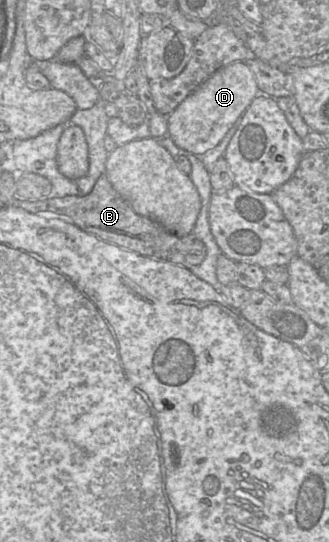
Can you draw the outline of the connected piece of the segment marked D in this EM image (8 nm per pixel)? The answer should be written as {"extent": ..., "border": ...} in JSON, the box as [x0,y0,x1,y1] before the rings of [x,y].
{"extent":[167,61,258,155],"border":[[[236,61],[218,69],[167,117],[168,136],[179,148],[194,155],[204,154],[221,142],[256,98],[258,89],[256,78],[246,62]]]}

